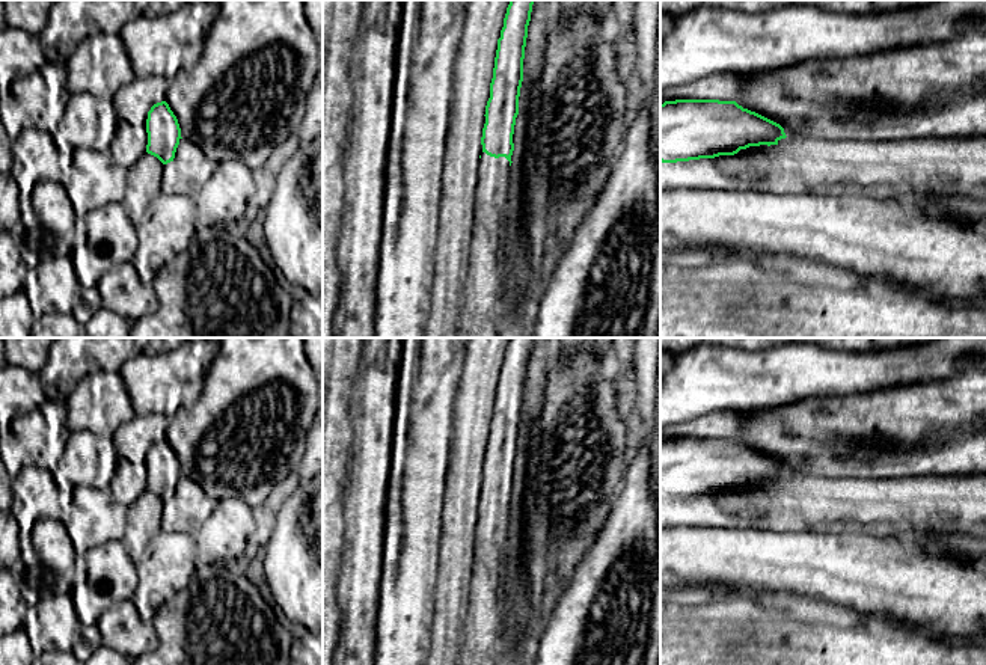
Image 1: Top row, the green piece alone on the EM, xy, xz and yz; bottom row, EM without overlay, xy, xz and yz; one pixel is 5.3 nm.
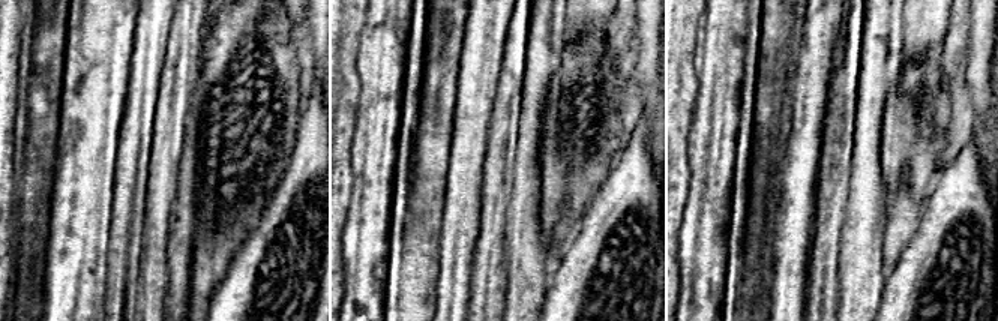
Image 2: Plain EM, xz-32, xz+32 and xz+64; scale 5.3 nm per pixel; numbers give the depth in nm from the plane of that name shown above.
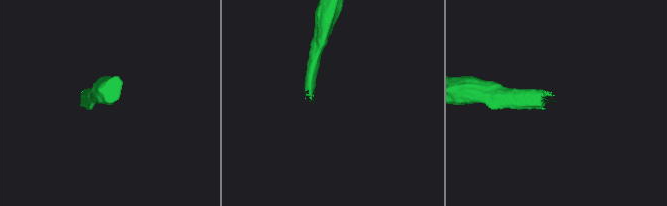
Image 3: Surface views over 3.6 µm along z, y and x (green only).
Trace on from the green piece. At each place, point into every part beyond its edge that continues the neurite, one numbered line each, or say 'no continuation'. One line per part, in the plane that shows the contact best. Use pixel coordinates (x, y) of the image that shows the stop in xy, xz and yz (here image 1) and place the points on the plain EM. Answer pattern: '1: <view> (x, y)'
1: xz (481, 644)

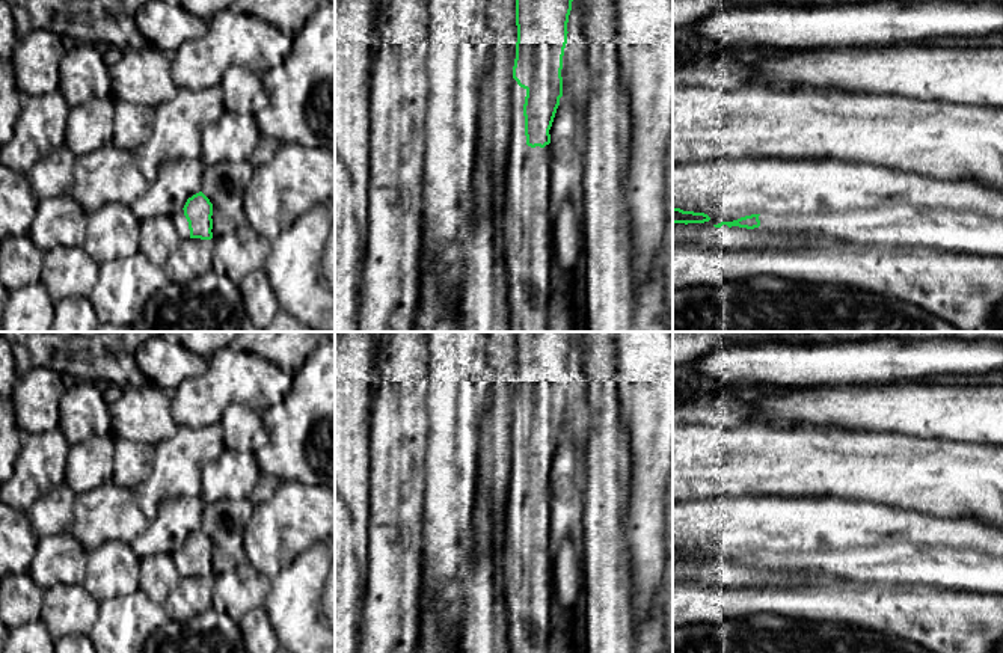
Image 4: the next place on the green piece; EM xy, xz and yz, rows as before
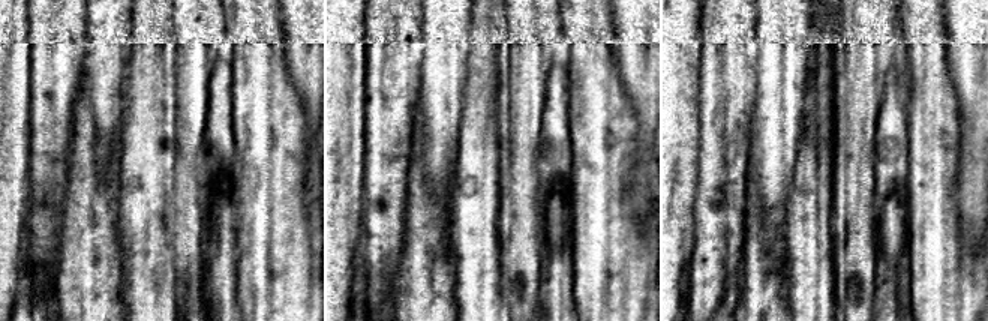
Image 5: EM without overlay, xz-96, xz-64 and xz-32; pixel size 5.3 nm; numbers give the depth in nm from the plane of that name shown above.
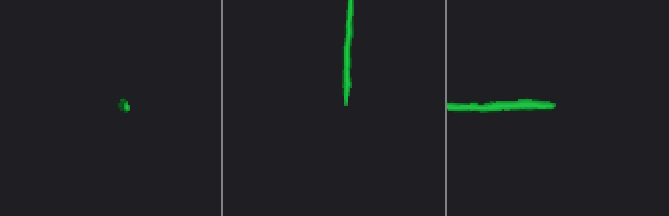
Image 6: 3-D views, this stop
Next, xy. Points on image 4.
1: xy (178, 557)

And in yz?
1: yz (895, 560)

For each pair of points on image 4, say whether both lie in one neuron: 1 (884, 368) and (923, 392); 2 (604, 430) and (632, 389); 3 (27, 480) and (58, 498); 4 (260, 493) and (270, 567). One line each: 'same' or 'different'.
1: different
2: different
3: different
4: different

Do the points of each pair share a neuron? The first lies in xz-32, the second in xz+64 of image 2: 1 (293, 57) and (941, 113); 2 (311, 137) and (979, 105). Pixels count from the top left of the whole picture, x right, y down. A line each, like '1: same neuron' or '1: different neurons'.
1: same neuron
2: different neurons

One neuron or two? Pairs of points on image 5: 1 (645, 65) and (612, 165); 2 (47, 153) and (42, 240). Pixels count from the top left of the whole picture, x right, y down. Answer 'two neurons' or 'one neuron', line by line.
1: two neurons
2: one neuron

